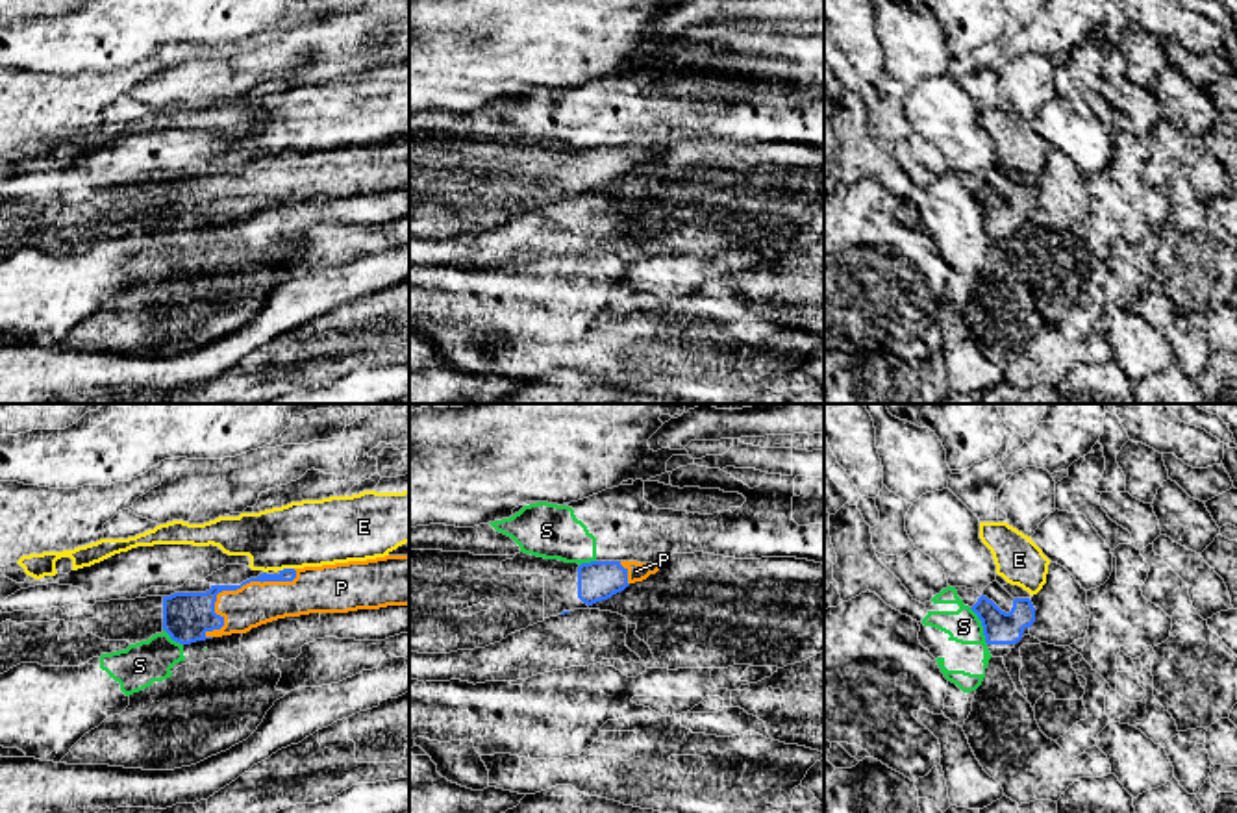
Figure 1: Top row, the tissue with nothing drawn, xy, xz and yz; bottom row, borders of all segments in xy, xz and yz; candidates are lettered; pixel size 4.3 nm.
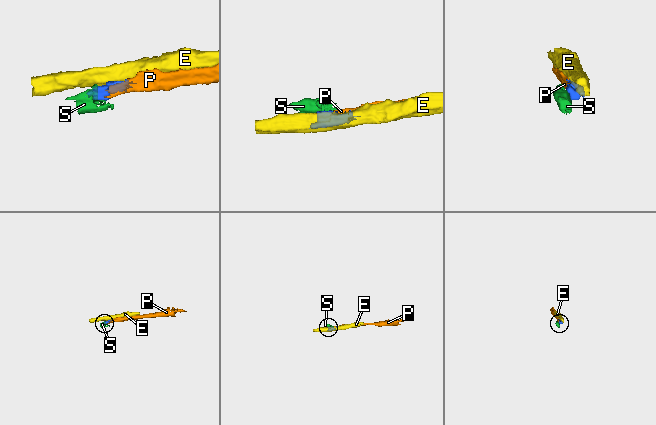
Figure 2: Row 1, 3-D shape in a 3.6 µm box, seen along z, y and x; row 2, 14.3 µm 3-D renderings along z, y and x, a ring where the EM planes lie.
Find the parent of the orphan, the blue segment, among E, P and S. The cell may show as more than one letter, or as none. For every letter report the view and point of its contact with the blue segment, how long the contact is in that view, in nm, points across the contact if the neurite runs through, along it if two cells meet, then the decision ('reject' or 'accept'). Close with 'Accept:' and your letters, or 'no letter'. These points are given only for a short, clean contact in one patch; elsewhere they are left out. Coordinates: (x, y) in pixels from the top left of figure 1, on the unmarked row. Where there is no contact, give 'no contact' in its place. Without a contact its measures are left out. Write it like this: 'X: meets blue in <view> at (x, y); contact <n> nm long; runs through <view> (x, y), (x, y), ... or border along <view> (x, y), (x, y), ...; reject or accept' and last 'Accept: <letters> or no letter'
E: meets blue in xy at (286, 154); contact 70 nm long; border along xy (293, 152), (280, 156); reject
P: meets blue in xy at (234, 175); contact 500 nm long; accept
S: meets blue in yz at (982, 210); contact 180 nm long; border along yz (969, 193), (980, 206), (987, 228); reject
Accept: P

